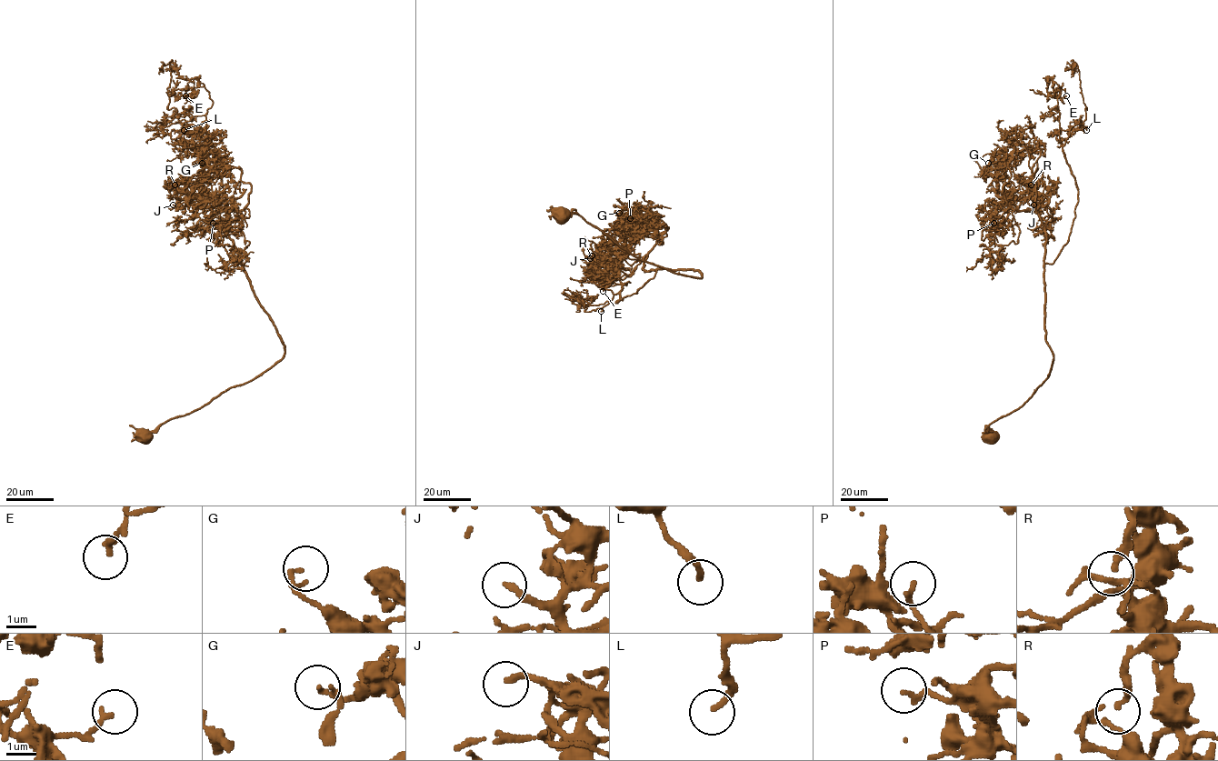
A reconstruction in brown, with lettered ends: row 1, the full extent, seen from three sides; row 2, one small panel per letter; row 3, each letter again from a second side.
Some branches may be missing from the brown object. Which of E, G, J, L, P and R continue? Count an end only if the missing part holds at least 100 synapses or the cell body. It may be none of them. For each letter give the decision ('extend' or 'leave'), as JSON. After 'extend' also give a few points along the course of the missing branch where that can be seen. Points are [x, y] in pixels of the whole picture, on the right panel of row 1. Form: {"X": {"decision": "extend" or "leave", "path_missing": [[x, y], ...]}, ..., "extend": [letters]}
{"E": {"decision": "leave"}, "G": {"decision": "leave"}, "J": {"decision": "leave"}, "L": {"decision": "extend", "path_missing": [[1086, 130], [1090, 150], [1083, 153], [1079, 149], [1072, 149], [1074, 158], [1063, 156], [1058, 165], [1060, 170]]}, "P": {"decision": "leave"}, "R": {"decision": "leave"}, "extend": ["L"]}

